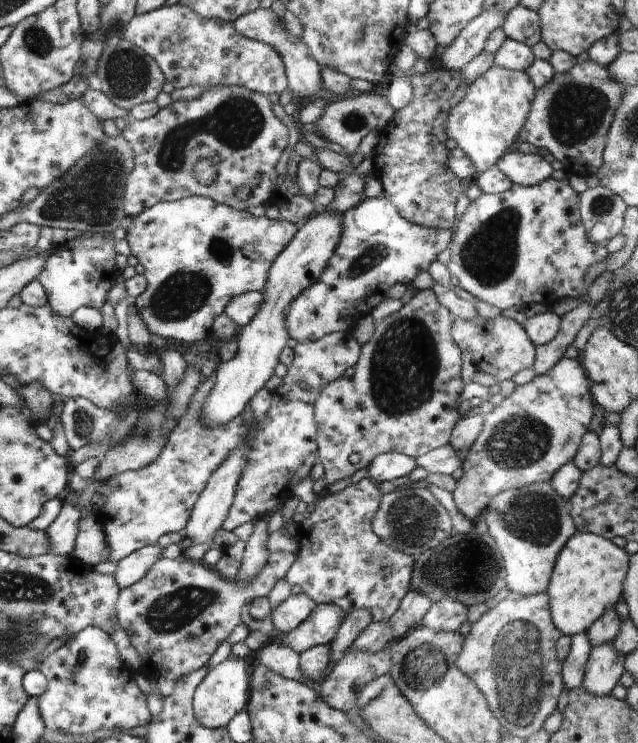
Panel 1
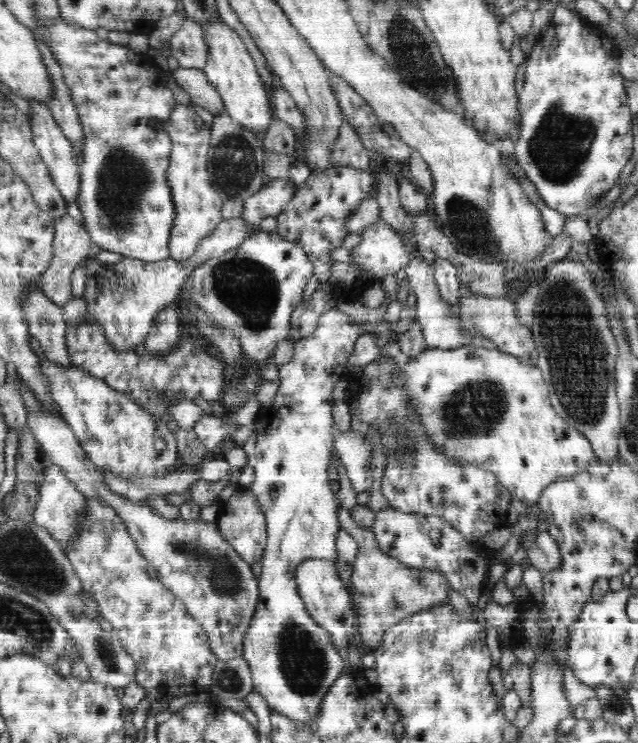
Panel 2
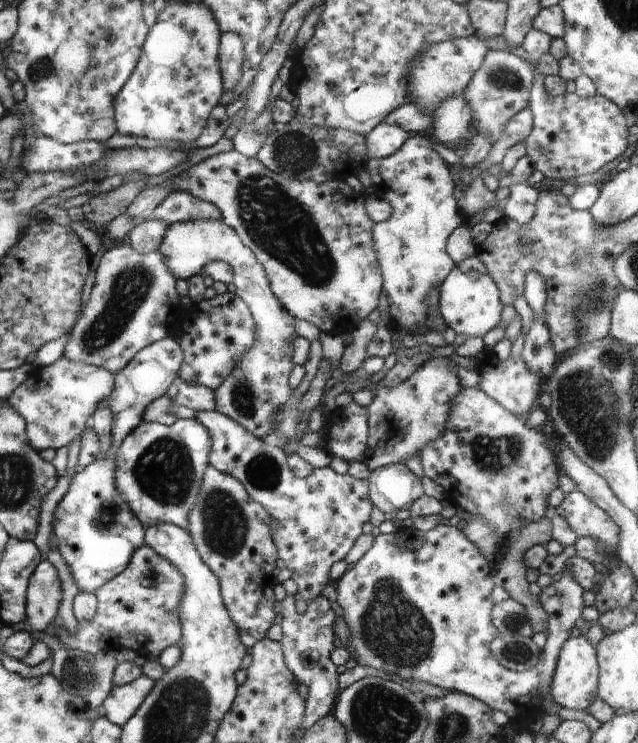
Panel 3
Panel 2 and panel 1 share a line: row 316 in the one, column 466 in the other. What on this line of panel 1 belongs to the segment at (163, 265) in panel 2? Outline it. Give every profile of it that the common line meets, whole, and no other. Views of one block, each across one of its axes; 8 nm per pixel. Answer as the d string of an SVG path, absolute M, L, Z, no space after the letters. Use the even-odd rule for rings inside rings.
M492 65L468 85L464 98L449 110L444 126L447 138L456 141L457 147L468 155L478 173L496 165L508 150L515 148L517 136L527 122L535 90L526 71Z

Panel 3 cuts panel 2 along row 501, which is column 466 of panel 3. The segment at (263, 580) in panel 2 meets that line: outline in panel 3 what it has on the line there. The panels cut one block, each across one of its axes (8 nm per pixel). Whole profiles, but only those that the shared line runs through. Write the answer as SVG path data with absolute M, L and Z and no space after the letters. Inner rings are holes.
M476 255L455 264L438 287L438 311L446 327L467 338L486 339L489 332L497 328L502 308L500 289Z

